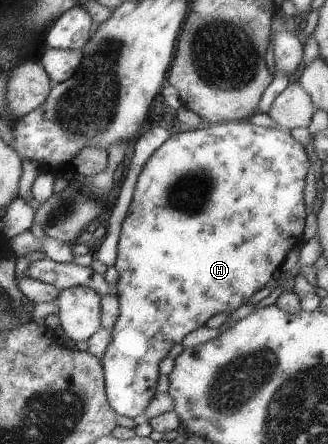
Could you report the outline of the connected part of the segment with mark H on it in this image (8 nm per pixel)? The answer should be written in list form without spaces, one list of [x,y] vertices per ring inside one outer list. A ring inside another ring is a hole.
[[[221,121],[212,123],[204,129],[173,133],[148,157],[144,162],[134,184],[132,201],[126,211],[126,217],[120,226],[120,235],[116,241],[116,261],[114,269],[118,271],[116,282],[116,297],[118,300],[118,317],[114,327],[110,330],[112,341],[106,347],[101,357],[102,375],[105,385],[105,395],[109,407],[117,415],[138,417],[148,407],[150,399],[156,393],[156,380],[158,379],[158,363],[166,357],[168,351],[190,331],[204,326],[204,323],[216,313],[230,313],[248,301],[252,293],[258,291],[272,277],[272,273],[280,270],[286,255],[302,241],[302,227],[306,215],[304,205],[304,177],[308,170],[309,161],[304,152],[304,147],[290,135],[290,130],[277,129],[276,127],[261,127],[248,121]]]

